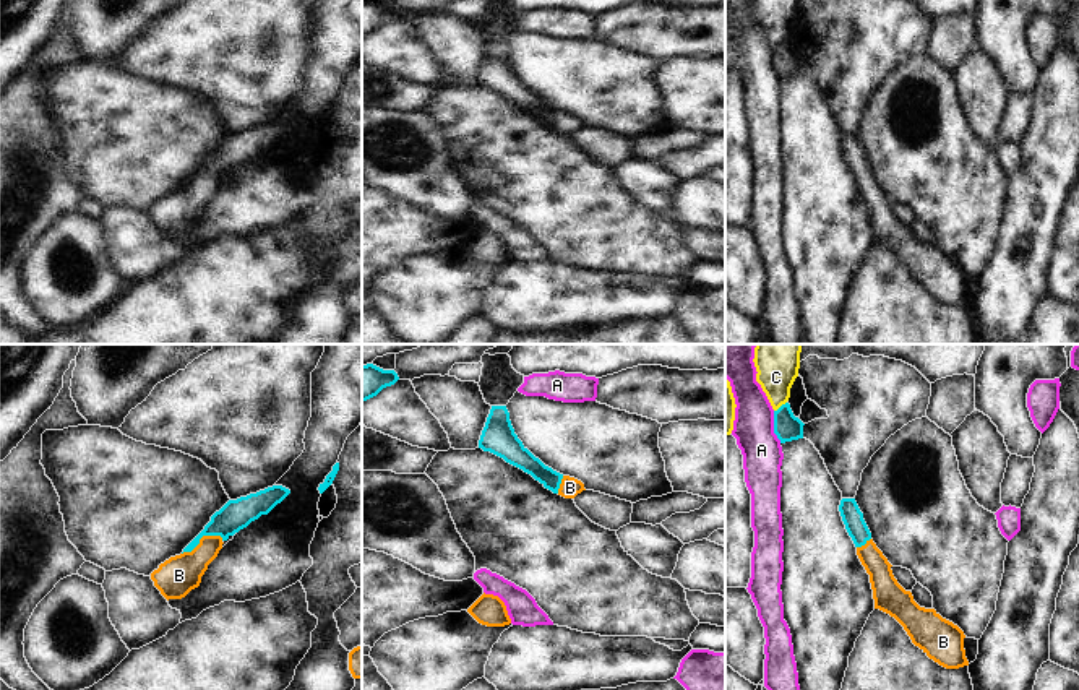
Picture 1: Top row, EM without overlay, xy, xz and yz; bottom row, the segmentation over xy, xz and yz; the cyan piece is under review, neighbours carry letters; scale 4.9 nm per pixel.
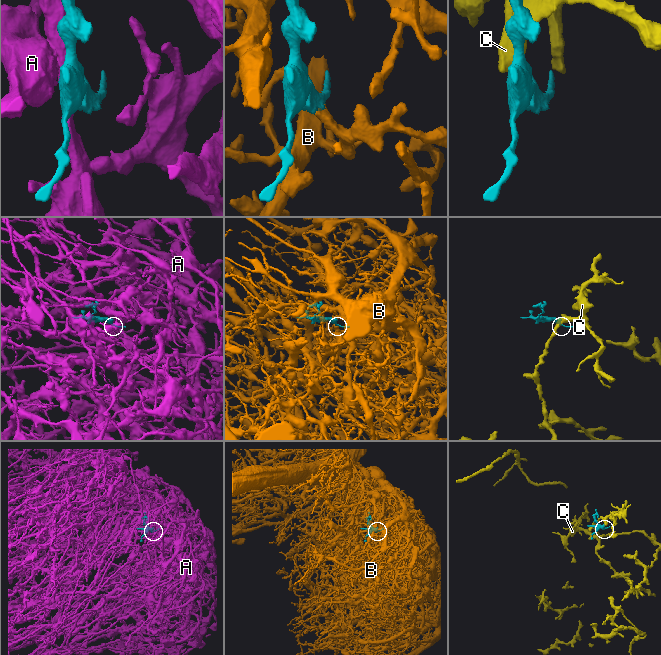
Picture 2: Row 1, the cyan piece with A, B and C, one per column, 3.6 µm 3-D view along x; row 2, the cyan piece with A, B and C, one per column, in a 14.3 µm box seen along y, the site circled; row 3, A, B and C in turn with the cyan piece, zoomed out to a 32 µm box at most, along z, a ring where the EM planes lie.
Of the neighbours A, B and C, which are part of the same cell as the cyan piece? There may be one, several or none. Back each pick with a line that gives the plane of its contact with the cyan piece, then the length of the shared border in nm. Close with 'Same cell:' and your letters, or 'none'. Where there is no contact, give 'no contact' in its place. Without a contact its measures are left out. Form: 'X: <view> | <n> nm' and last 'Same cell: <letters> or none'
B: xy | 220 nm
Same cell: B

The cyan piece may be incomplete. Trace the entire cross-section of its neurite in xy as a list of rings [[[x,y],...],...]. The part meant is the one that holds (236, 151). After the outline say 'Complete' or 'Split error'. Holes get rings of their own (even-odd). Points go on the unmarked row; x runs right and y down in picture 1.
[[[273,122],[256,130],[229,136],[211,153],[211,157],[180,192],[170,193],[151,209],[154,222],[167,237],[185,234],[200,222],[201,213],[217,193],[222,180],[261,151],[268,151],[289,130],[289,125]]]. Split error

